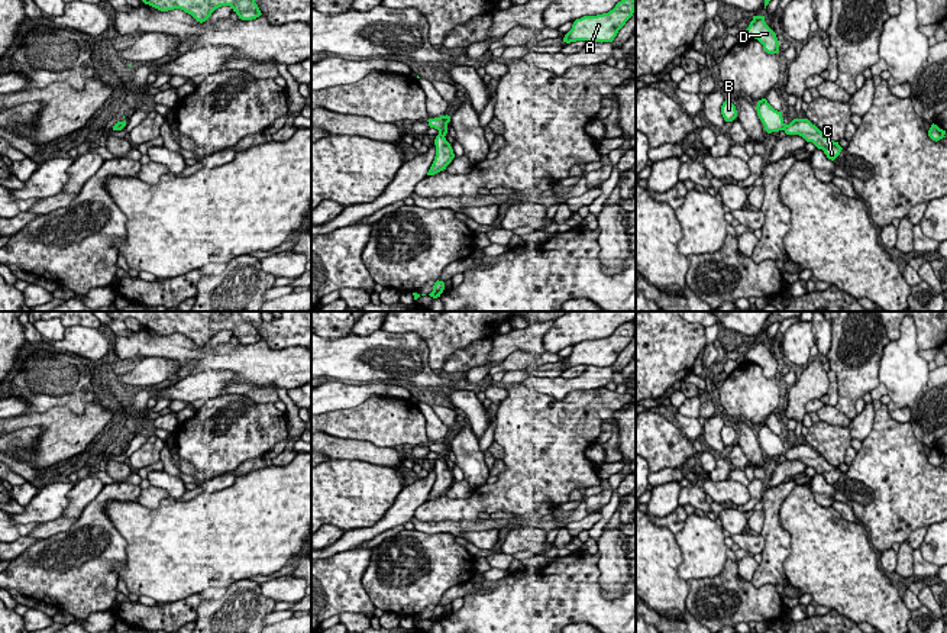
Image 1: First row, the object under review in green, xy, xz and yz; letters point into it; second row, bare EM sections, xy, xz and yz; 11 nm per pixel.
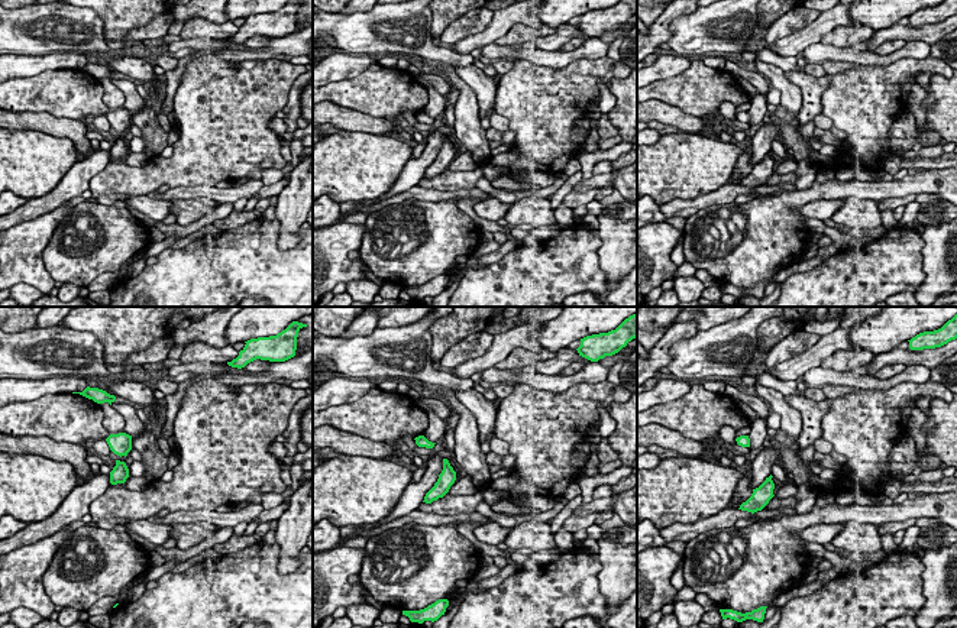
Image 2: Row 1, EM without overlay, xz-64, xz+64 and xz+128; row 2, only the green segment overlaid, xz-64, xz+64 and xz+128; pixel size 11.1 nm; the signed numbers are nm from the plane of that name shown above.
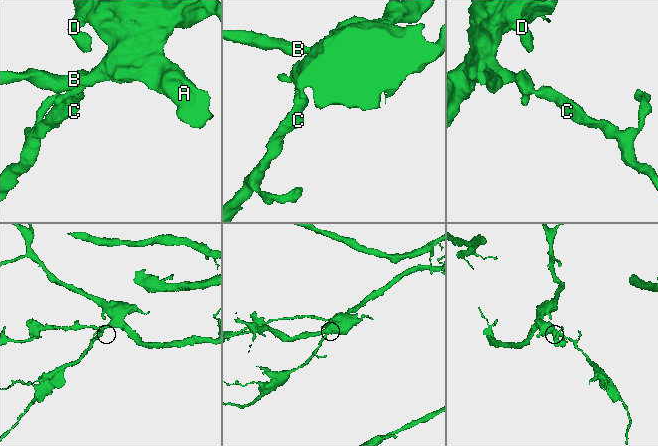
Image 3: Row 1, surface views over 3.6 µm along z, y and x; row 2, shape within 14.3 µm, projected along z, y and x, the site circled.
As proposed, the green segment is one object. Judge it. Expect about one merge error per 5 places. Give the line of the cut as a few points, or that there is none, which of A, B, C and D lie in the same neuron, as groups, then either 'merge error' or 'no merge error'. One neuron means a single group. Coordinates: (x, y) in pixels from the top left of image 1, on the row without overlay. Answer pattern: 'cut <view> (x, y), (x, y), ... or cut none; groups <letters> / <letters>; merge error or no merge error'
cut none; groups A B C D; no merge error

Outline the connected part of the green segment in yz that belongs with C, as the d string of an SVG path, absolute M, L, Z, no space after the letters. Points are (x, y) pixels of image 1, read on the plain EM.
M766 423L757 426L756 435L767 458L783 455L786 459L799 459L807 466L812 466L818 474L822 474L831 485L834 485L843 474L838 466L830 465L827 459L808 443L794 443L789 449L785 449L782 436L775 435Z

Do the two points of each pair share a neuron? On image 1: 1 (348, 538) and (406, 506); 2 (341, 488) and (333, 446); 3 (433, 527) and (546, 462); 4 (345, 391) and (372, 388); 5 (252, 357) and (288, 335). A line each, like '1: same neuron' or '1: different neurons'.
1: same neuron
2: different neurons
3: different neurons
4: same neuron
5: different neurons

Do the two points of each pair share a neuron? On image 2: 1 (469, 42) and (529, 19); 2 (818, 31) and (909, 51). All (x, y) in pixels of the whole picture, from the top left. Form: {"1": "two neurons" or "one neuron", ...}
{"1": "one neuron", "2": "two neurons"}

